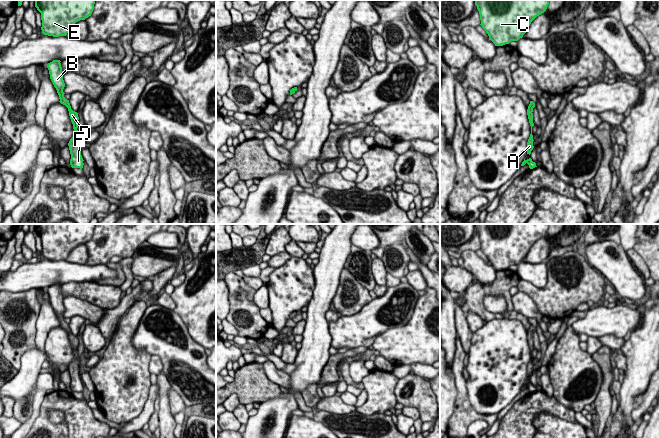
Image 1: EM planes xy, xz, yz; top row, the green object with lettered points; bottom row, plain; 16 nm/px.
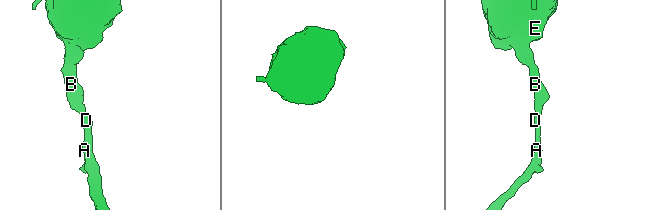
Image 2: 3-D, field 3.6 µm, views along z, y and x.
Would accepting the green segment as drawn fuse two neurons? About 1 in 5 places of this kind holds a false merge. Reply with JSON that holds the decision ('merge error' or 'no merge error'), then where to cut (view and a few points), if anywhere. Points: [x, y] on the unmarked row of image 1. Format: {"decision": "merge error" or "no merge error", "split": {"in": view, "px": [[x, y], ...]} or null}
{"decision": "no merge error", "split": null}

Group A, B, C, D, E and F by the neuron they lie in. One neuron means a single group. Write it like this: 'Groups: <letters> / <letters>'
Groups: A B C D E F

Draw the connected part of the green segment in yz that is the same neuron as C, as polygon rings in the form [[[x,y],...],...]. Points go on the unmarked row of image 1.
[[[474,224],[480,238],[481,250],[495,270],[518,265],[526,257],[531,246],[544,237],[550,224]]]

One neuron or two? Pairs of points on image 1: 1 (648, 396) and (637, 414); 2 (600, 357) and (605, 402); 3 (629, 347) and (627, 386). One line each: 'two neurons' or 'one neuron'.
1: one neuron
2: one neuron
3: one neuron

